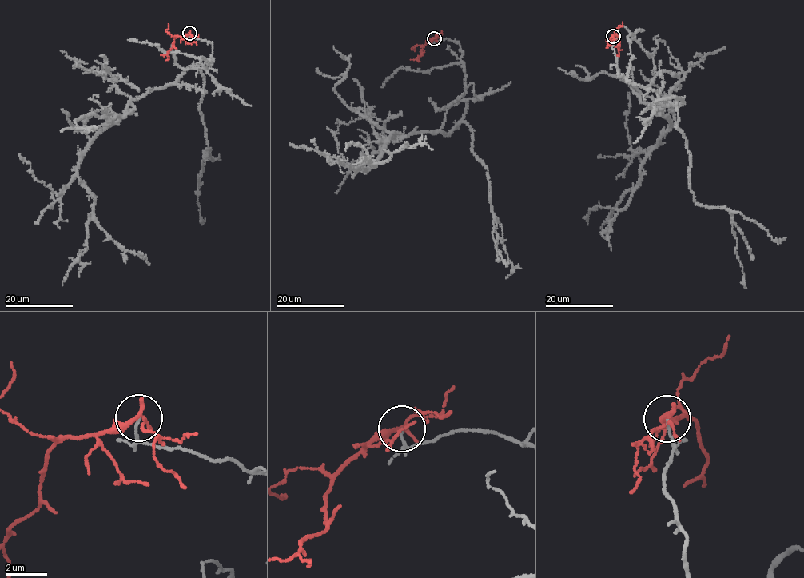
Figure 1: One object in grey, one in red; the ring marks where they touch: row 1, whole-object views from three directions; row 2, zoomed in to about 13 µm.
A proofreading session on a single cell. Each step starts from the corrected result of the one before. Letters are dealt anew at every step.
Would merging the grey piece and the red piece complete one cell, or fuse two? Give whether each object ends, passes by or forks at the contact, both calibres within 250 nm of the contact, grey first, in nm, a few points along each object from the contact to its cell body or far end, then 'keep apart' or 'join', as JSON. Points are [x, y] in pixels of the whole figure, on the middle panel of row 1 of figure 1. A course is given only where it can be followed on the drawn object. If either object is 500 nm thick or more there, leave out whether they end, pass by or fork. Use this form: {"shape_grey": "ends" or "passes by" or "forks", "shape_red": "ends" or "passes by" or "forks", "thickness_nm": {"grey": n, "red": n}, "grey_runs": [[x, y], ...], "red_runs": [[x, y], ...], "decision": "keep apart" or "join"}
{"shape_grey": "ends", "shape_red": "forks", "thickness_nm": {"grey": 100, "red": 180}, "grey_runs": [[434, 38], [463, 52], [454, 128], [392, 137], [365, 170], [367, 150], [345, 150]], "red_runs": [[434, 38], [427, 42], [421, 49], [422, 54], [417, 58], [419, 60], [415, 60]], "decision": "keep apart"}

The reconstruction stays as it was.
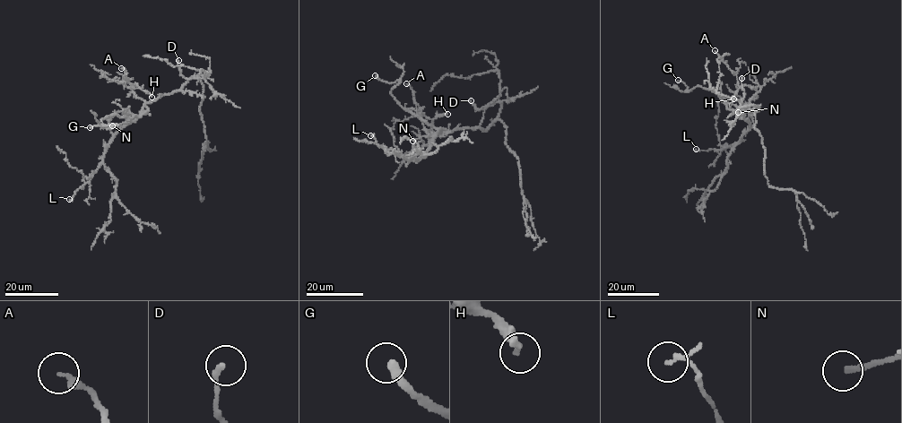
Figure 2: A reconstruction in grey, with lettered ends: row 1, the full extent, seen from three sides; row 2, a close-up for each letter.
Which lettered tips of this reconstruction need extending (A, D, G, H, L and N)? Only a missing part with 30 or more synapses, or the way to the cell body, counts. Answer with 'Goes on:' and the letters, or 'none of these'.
Goes on: G, N

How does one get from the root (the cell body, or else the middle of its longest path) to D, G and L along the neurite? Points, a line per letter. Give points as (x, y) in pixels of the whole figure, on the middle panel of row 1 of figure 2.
D: (474, 127), (489, 127), (498, 113), (501, 104), (496, 101), (477, 109), (471, 100)
G: (474, 127), (446, 133), (434, 128), (395, 100), (391, 90), (399, 81), (386, 83), (375, 75)
L: (474, 127), (438, 132), (429, 149), (417, 160), (386, 151), (370, 135)

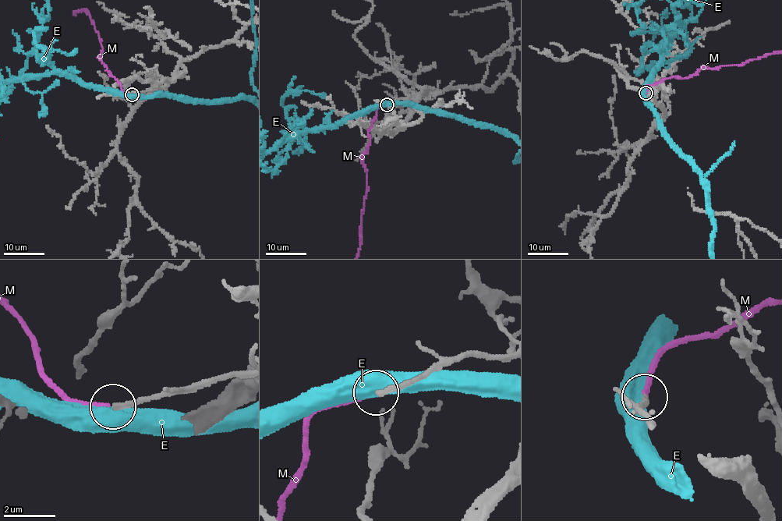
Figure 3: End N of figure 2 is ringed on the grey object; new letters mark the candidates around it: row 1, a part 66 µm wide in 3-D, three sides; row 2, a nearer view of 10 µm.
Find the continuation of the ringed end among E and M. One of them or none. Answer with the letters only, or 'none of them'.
M

